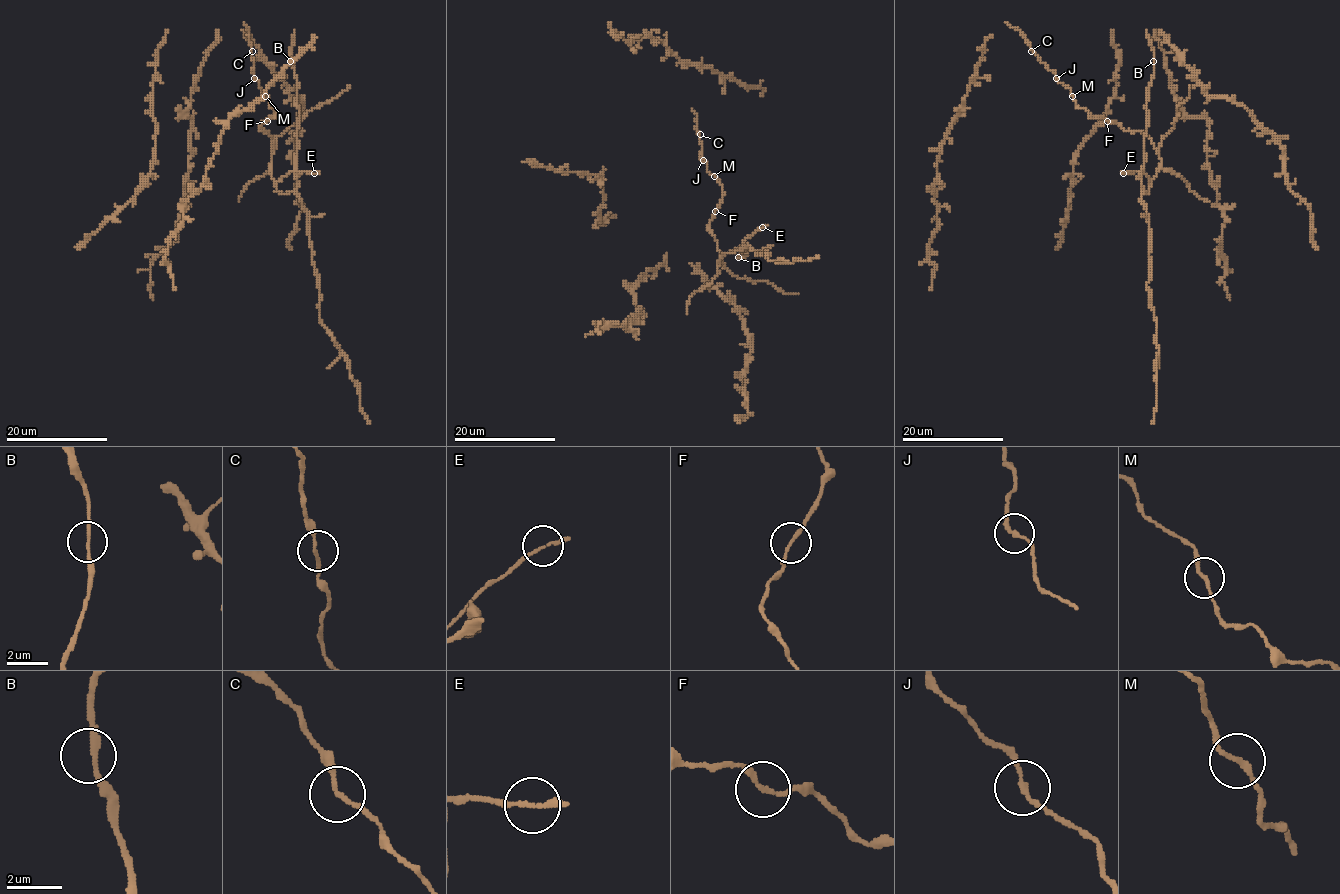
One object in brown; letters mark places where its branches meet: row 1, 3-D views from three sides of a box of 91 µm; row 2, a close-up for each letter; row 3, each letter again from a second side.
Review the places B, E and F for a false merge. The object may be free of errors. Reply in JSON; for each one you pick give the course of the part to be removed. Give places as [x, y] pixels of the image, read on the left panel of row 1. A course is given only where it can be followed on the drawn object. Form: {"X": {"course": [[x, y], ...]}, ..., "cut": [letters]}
{"cut": []}

